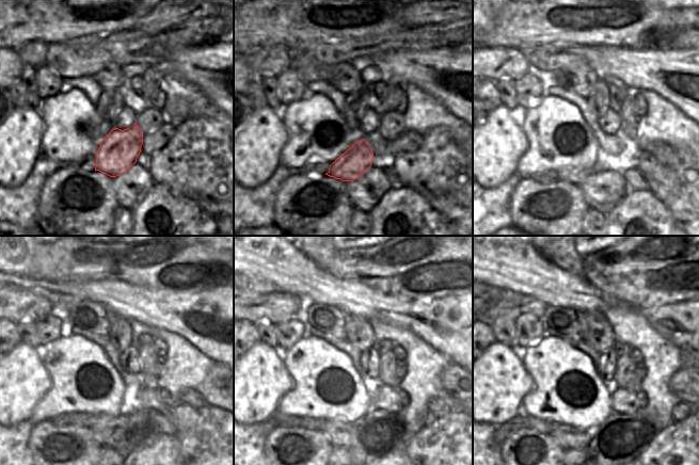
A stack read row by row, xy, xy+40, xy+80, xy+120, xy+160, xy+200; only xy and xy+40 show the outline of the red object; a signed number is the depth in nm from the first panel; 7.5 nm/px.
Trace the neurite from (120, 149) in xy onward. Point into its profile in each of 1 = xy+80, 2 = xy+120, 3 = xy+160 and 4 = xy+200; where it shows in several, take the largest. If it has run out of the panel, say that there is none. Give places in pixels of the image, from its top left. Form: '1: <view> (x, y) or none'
1: xy+80 (575, 175)
2: xy+120 (72, 418)
3: xy+160 (299, 421)
4: xy+200 (522, 420)

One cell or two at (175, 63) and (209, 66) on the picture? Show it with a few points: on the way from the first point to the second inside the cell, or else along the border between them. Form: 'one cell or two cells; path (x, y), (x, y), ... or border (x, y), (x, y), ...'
one cell; path (184, 63), (201, 66)

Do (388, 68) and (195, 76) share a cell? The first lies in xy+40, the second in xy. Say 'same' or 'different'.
same

